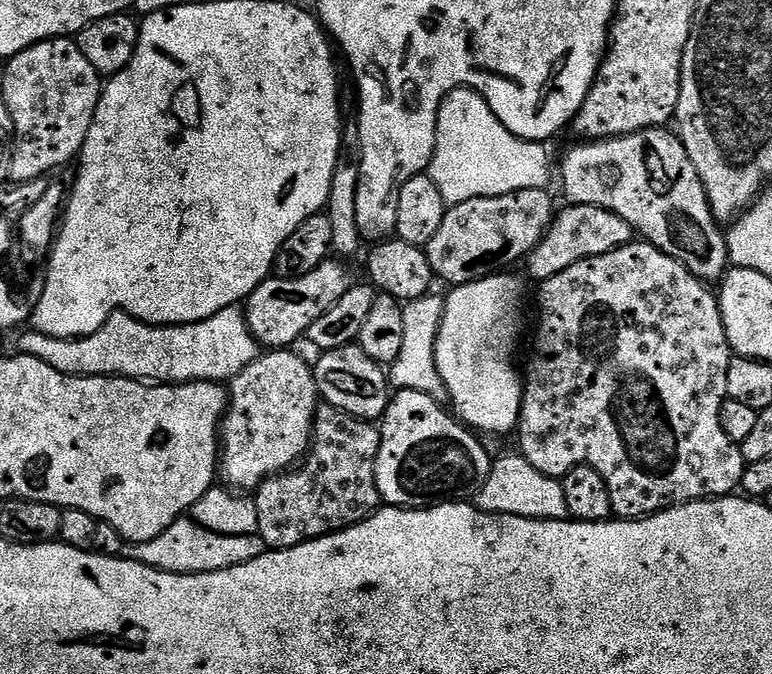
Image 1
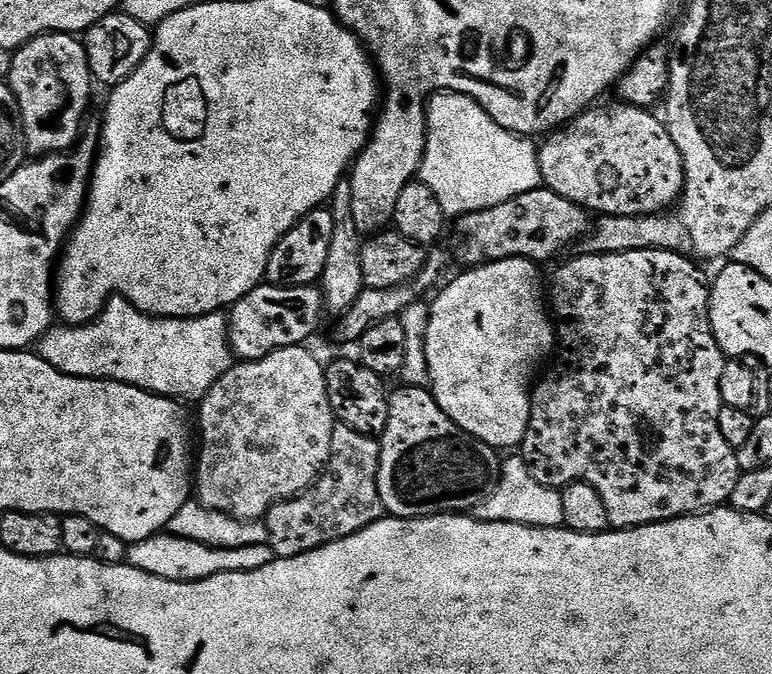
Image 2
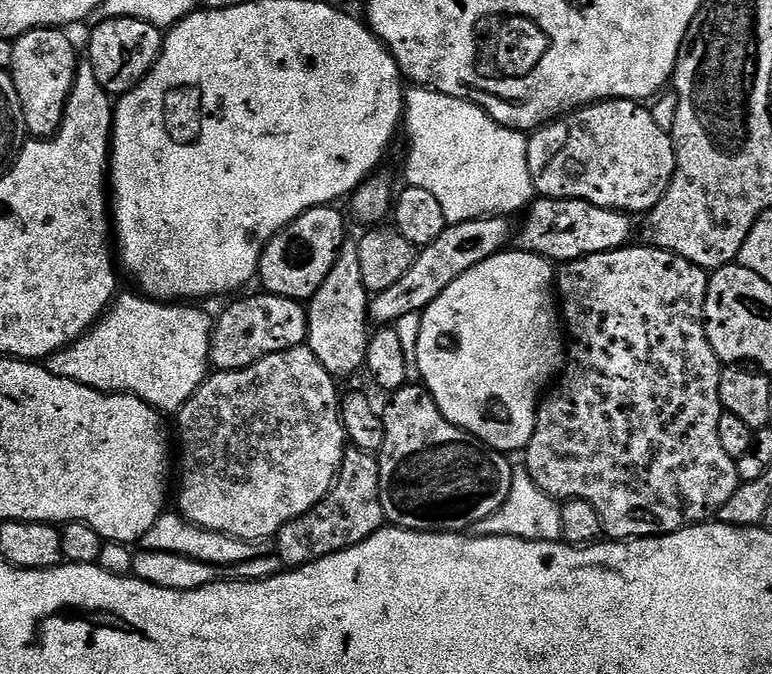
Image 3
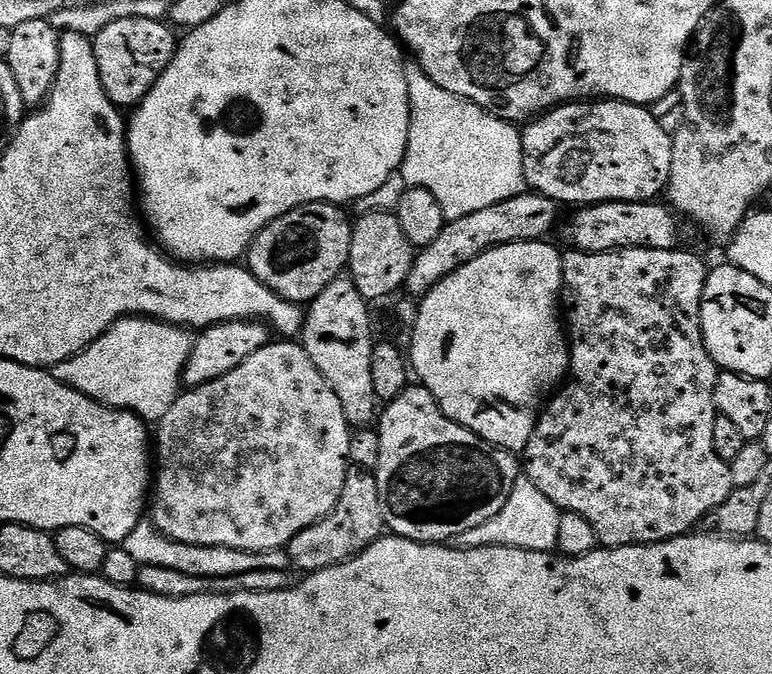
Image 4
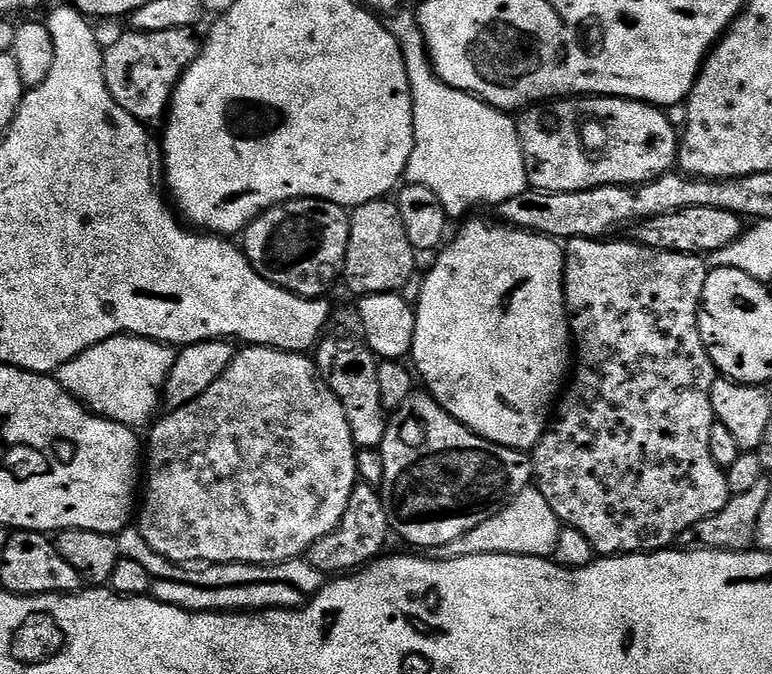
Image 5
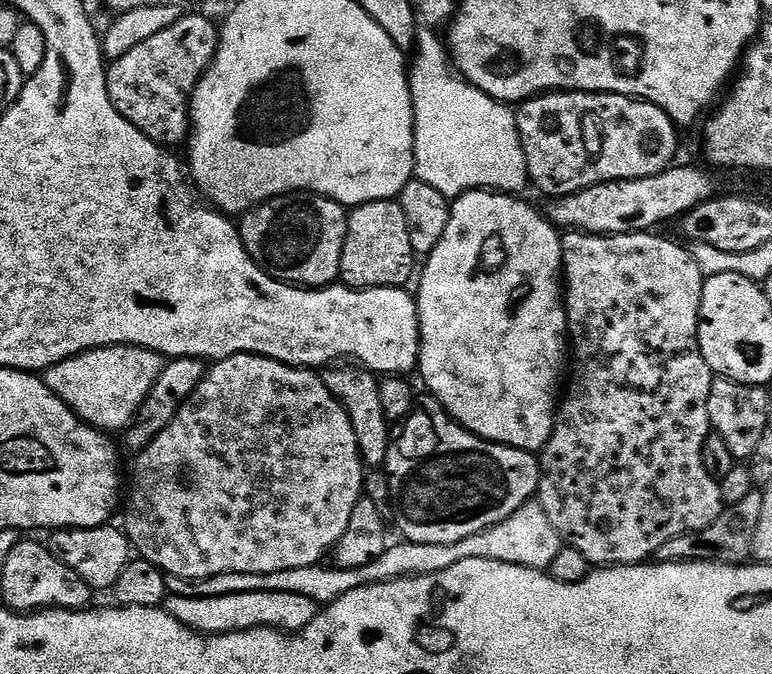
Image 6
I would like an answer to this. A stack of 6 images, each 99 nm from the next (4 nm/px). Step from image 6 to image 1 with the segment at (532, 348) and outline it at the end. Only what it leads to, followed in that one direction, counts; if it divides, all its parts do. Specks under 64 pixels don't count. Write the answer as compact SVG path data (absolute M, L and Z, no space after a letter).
M489 274L469 284L455 285L449 291L452 293L447 293L436 335L436 365L448 391L448 400L455 415L477 433L508 432L511 428L513 431L520 423L524 397L522 376L519 371L516 373L516 347L524 324L524 288L518 277L500 275L504 274Z

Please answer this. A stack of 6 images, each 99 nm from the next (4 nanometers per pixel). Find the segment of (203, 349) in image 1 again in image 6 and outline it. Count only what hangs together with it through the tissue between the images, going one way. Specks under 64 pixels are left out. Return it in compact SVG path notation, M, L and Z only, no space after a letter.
M95 348L92 352L81 352L79 356L58 362L43 373L42 379L66 406L70 406L79 420L105 433L116 434L136 417L146 394L150 394L154 382L158 382L165 363L165 357L145 348Z

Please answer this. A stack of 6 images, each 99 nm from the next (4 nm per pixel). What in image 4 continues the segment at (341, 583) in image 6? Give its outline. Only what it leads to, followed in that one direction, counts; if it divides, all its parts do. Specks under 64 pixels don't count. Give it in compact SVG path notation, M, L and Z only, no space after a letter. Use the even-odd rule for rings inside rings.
M521 474L518 482L514 482L514 490L510 490L510 498L506 498L506 506L502 506L490 522L482 522L482 526L474 526L474 530L458 534L454 544L458 548L517 548L555 553L560 513L560 508L554 506L554 502L550 502L550 498L546 498L546 494L542 494L528 476ZM141 522L130 530L122 545L126 554L134 558L141 568L146 566L162 566L165 570L179 570L181 574L190 574L198 578L230 578L238 574L254 574L262 570L285 571L289 567L287 555L279 552L251 552L250 550L234 550L222 546L190 546L186 542L174 542L166 534L162 534L151 522Z

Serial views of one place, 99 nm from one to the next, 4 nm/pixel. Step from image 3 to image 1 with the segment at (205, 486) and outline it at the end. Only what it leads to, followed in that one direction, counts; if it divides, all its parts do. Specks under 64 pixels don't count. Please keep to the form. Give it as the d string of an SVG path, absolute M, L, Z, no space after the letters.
M268 350L257 355L246 370L242 370L230 382L227 389L228 406L220 426L220 462L218 476L233 490L255 490L260 483L289 471L299 465L312 447L312 423L316 420L318 393L316 373L311 363L307 364L292 350Z

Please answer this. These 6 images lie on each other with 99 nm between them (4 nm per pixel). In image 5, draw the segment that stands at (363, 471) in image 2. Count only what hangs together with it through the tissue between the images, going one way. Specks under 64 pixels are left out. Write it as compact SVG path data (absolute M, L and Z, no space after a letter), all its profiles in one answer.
M357 483L350 494L350 502L346 506L346 514L342 514L342 522L326 538L314 542L306 553L310 566L322 570L325 574L351 574L375 561L385 551L384 543L390 537L388 515L379 491L369 484Z

